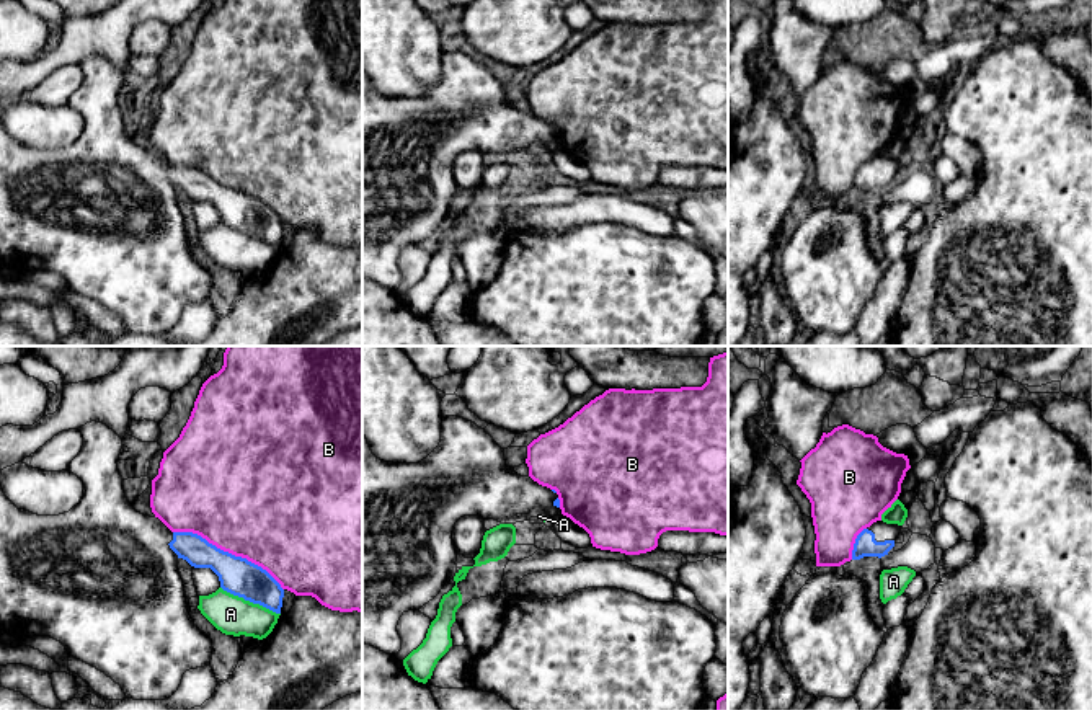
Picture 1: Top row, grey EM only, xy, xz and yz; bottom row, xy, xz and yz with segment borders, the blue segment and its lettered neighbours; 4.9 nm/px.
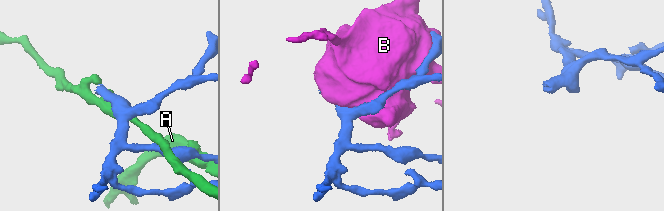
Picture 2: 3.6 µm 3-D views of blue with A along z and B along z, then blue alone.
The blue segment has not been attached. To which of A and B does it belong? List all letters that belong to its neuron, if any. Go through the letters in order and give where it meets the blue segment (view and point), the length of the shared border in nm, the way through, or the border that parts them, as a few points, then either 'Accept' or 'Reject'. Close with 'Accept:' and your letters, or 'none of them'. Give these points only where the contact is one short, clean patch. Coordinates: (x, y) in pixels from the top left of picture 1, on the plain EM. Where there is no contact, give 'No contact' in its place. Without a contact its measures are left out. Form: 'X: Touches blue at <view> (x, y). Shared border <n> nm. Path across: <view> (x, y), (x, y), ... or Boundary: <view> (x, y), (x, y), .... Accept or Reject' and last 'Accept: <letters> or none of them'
A: Touches blue at xy (250, 235). Shared border 320 nm. Reject
B: Touches blue at xy (227, 186). Shared border 600 nm. Reject
Accept: none of them

